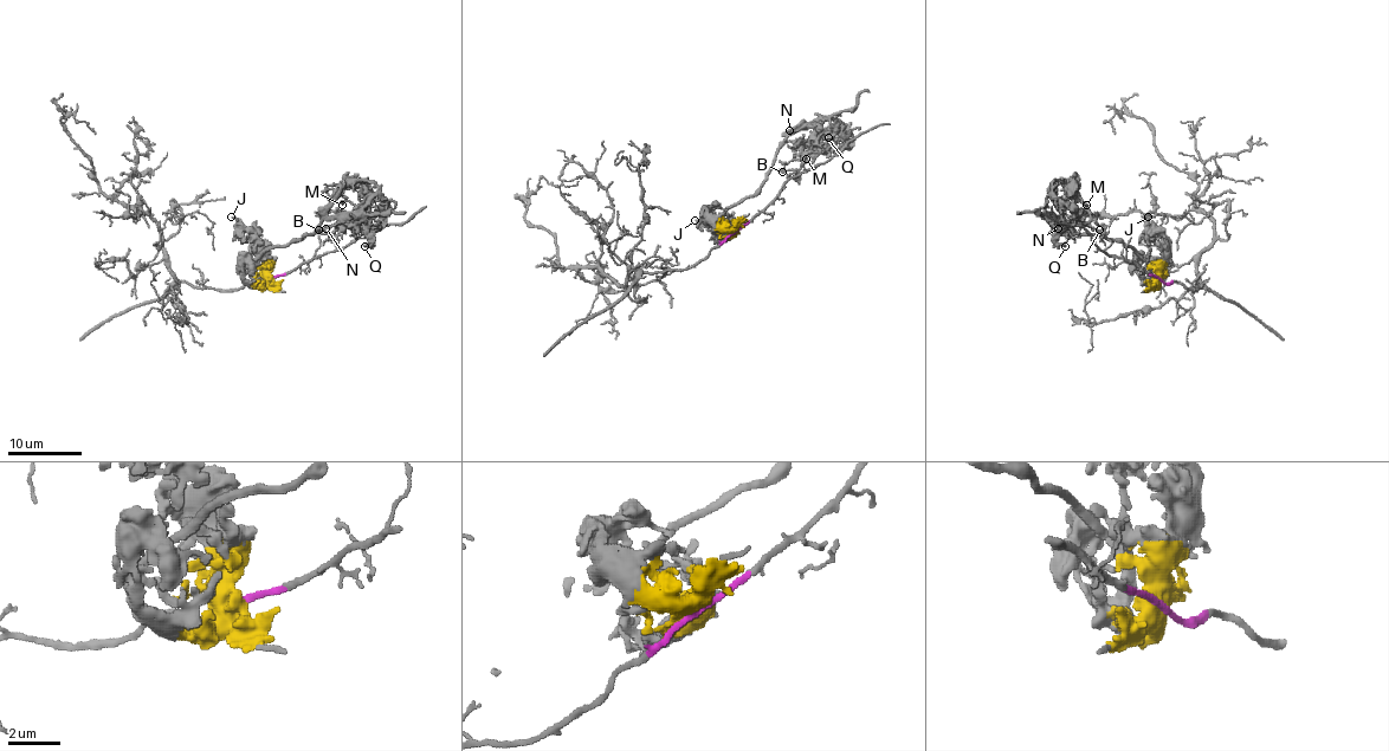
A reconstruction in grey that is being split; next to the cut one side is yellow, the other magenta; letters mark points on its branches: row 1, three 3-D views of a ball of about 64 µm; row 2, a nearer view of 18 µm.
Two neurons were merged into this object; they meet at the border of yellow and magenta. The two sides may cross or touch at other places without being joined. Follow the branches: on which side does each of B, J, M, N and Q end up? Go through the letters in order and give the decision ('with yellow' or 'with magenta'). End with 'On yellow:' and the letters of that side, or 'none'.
B: with yellow
J: with yellow
M: with yellow
N: with yellow
Q: with yellow
On yellow: B, J, M, N, Q

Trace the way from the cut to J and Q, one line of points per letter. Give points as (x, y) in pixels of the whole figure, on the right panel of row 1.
J: (1158, 280), (1147, 261), (1150, 252), (1148, 218)
Q: (1158, 280), (1131, 246), (1091, 234), (1078, 234), (1064, 219), (1055, 225), (1059, 230), (1058, 239), (1065, 246)

